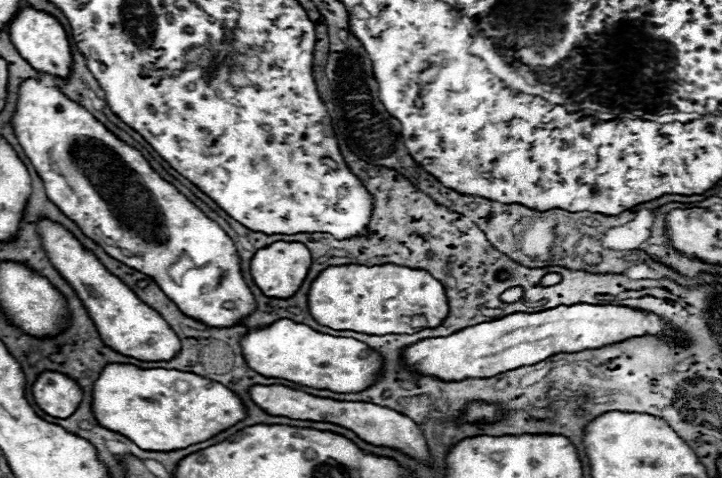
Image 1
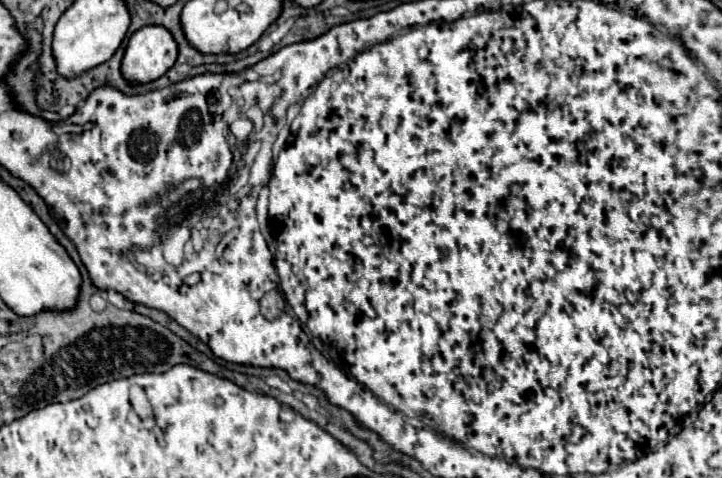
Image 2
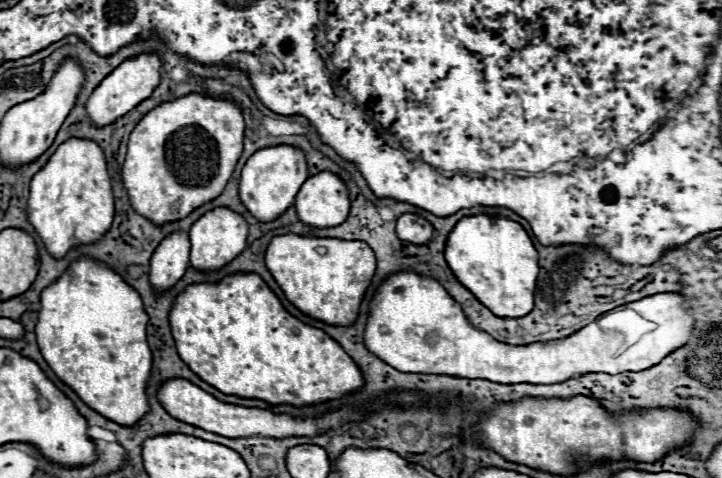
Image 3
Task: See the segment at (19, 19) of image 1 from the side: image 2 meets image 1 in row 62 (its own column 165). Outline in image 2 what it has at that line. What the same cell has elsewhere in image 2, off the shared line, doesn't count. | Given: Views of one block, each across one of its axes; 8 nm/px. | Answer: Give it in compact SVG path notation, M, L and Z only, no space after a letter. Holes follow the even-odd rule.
M144 26L126 44L120 72L132 84L146 84L164 76L178 58L172 34L162 26Z

